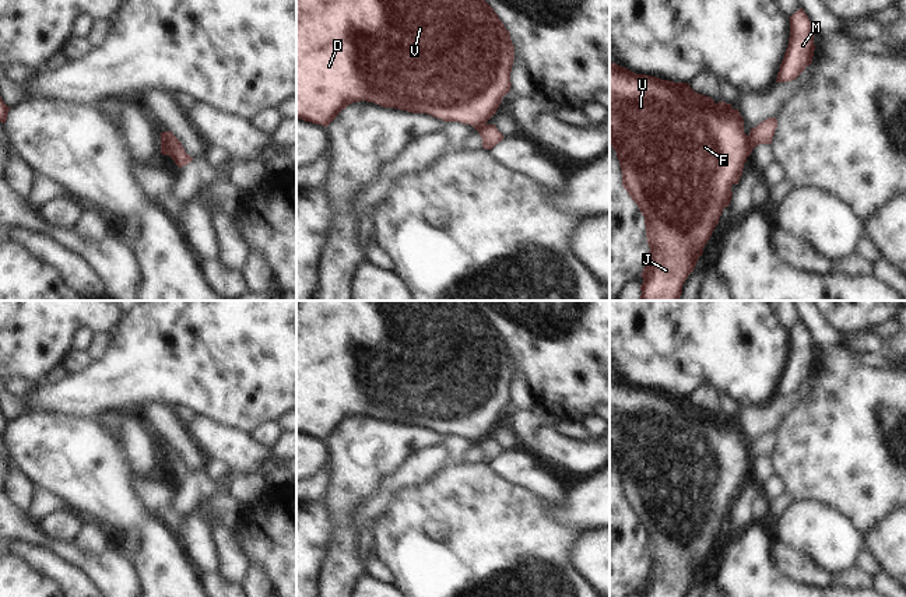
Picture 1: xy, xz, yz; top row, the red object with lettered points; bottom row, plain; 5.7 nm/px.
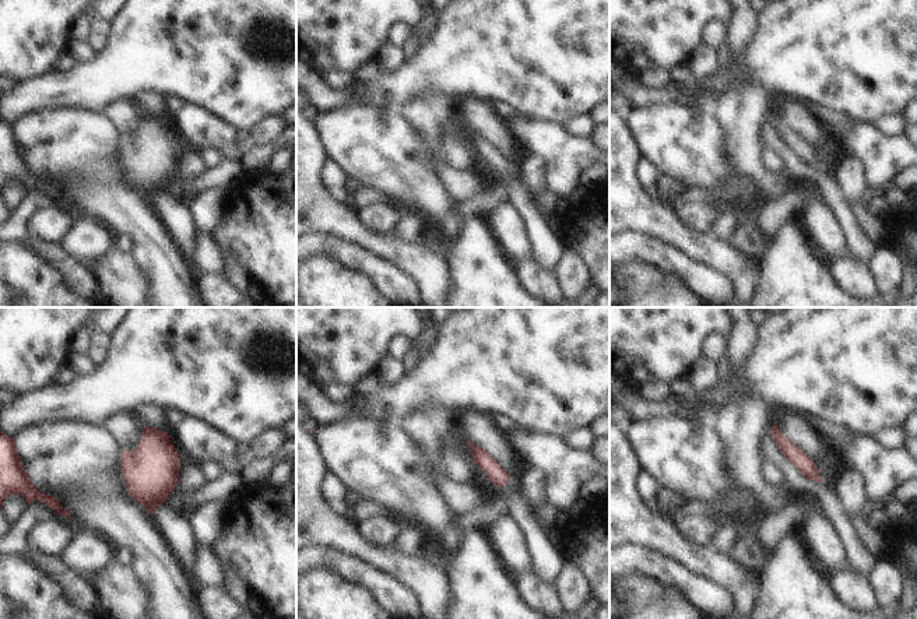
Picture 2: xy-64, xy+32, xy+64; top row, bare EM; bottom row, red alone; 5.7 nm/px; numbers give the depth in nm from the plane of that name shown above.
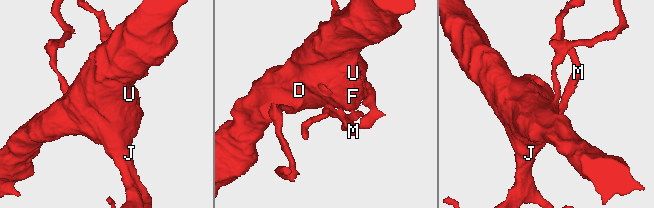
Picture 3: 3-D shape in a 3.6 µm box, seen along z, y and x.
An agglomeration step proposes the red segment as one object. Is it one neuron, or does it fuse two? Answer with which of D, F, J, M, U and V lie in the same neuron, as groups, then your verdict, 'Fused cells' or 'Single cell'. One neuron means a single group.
Groups: D F J U V / M. Fused cells.

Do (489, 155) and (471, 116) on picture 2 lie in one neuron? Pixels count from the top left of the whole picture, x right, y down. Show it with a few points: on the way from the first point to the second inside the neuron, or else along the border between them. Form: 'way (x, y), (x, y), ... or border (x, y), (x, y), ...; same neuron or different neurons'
border (467, 126), (482, 134), (502, 155); different neurons

